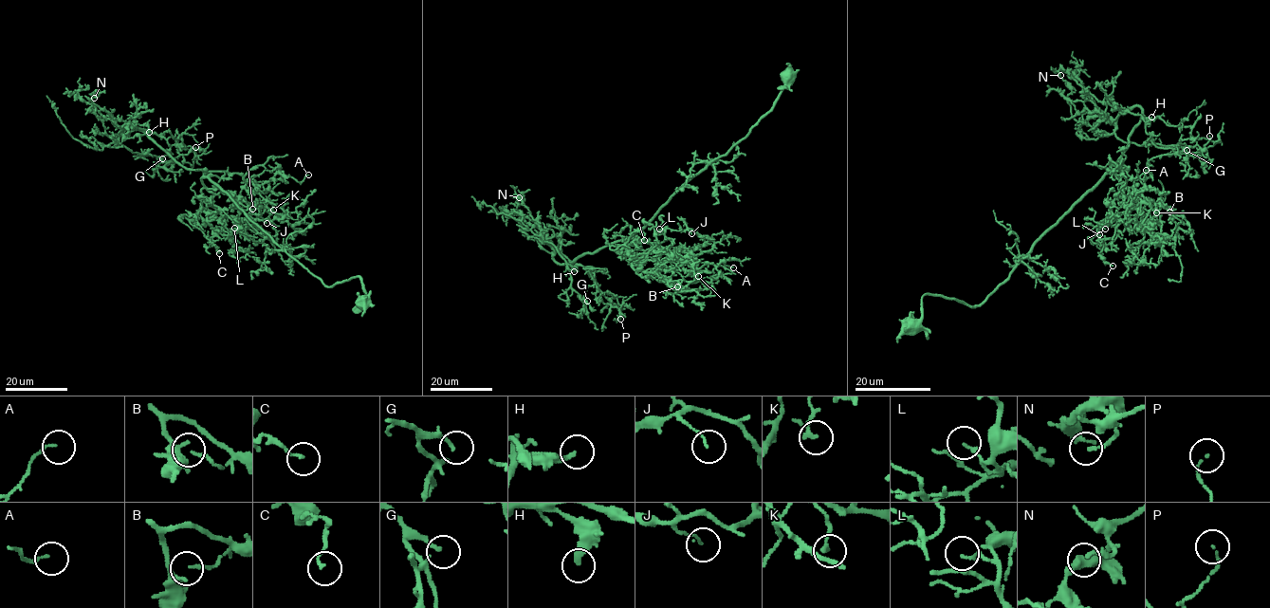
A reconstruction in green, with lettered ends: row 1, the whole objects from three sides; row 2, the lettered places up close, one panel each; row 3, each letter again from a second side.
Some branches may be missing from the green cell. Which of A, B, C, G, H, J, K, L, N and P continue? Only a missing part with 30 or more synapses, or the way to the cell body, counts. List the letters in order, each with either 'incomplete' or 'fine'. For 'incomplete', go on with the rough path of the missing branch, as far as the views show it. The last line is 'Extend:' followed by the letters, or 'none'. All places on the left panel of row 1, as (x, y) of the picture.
A: fine
B: fine
C: fine
G: incomplete; course (162, 158), (180, 162), (183, 156)
H: incomplete; course (149, 132), (166, 143), (175, 140), (176, 136), (171, 132)
J: fine
K: fine
L: fine
N: fine
P: fine
Extend: G, H

